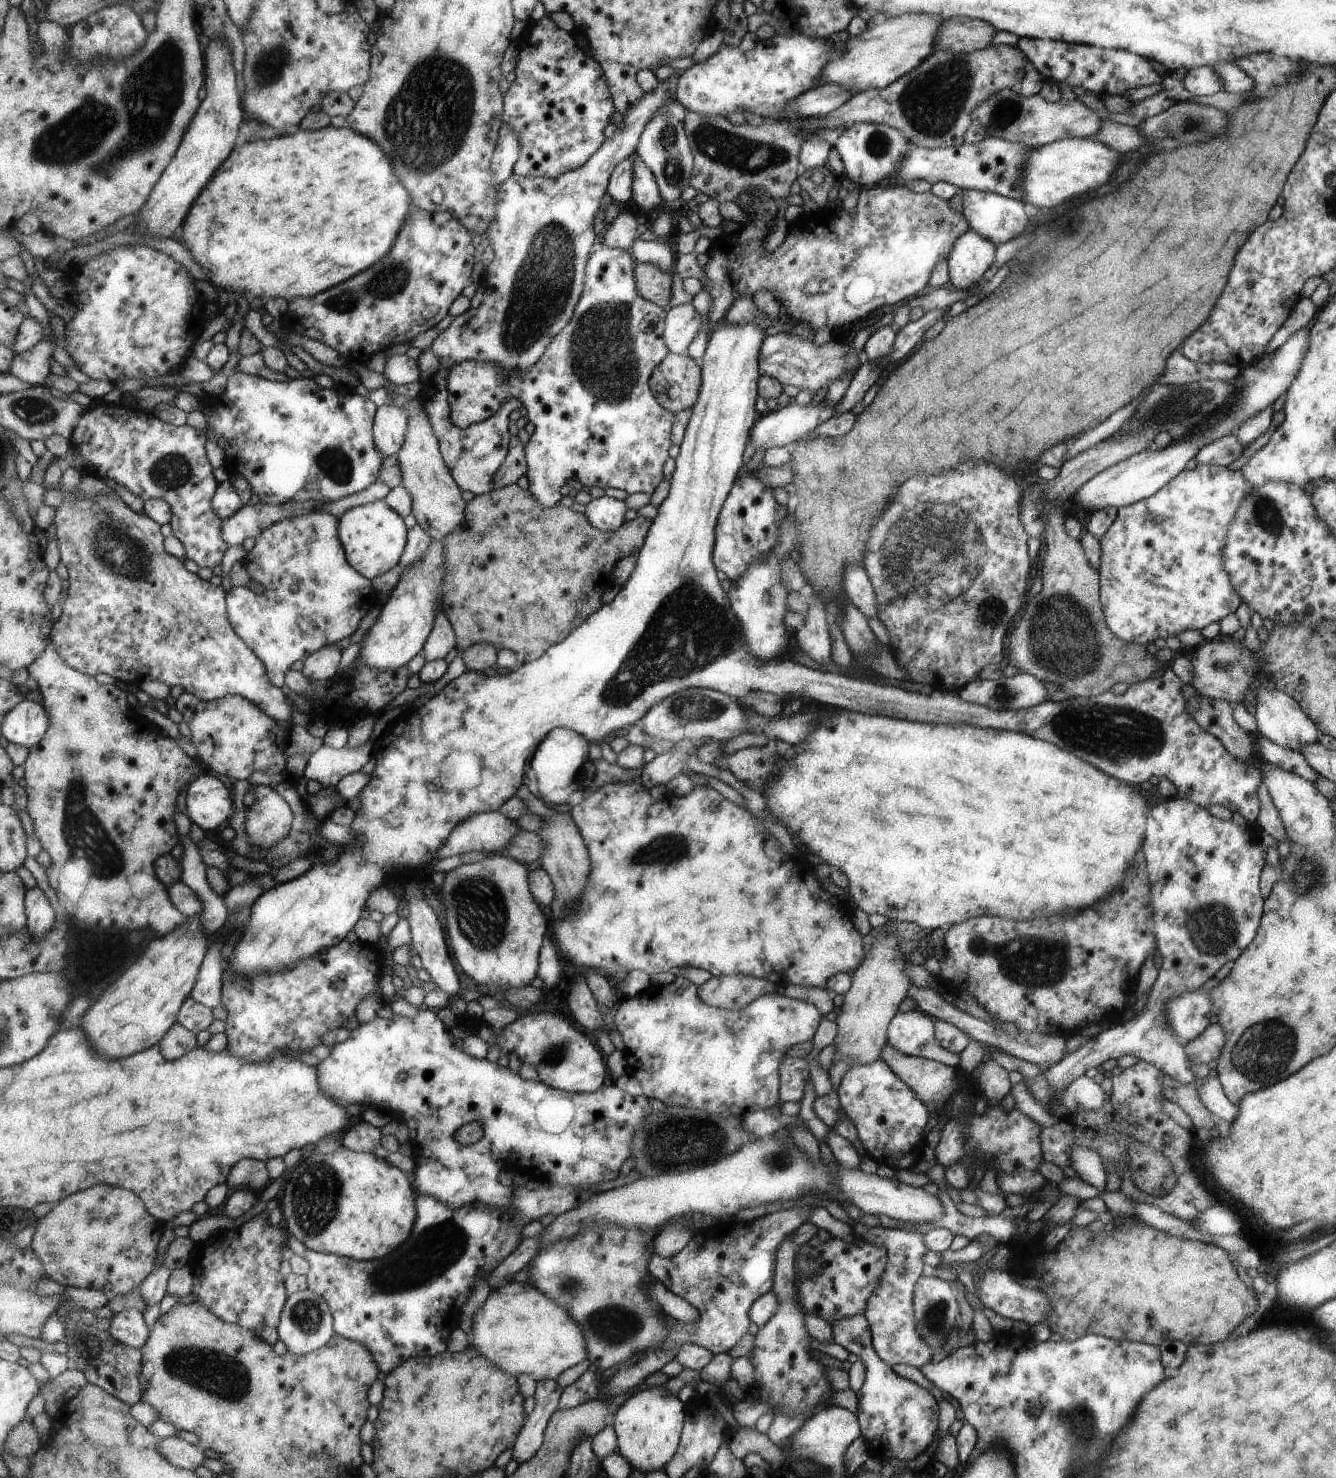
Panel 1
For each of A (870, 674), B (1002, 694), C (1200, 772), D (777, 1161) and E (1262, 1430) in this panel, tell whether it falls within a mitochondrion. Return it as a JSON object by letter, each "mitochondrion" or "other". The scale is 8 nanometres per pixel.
{"A":"other","B":"mitochondrion","C":"other","D":"mitochondrion","E":"other"}

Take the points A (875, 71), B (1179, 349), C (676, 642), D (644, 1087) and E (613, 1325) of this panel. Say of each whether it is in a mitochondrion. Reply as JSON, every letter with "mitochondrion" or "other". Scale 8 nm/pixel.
{"A":"other","B":"other","C":"mitochondrion","D":"other","E":"mitochondrion"}

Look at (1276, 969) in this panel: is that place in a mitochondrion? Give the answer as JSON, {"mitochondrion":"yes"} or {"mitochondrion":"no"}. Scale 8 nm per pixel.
{"mitochondrion":"no"}

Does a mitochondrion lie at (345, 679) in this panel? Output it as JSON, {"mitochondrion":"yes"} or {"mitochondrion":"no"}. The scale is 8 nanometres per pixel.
{"mitochondrion":"no"}

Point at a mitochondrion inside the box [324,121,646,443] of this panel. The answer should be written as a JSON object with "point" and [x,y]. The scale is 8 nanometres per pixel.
{"point":[543,284]}

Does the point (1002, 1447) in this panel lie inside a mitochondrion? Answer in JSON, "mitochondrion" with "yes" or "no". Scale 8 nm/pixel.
{"mitochondrion":"no"}

